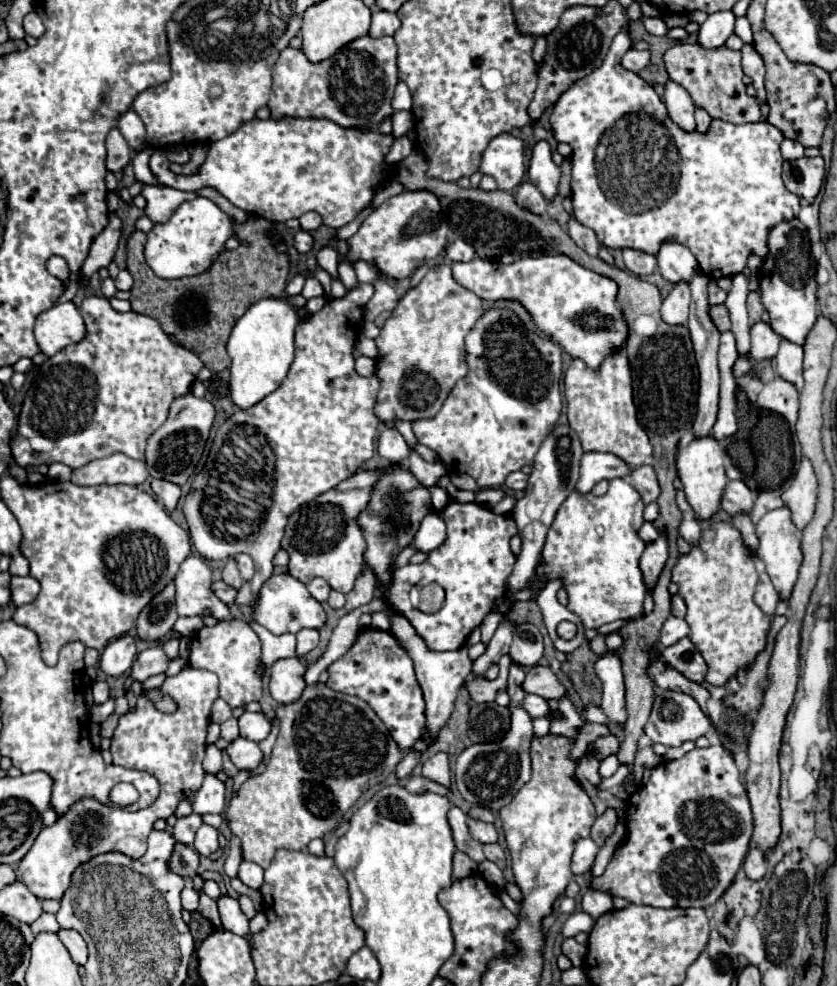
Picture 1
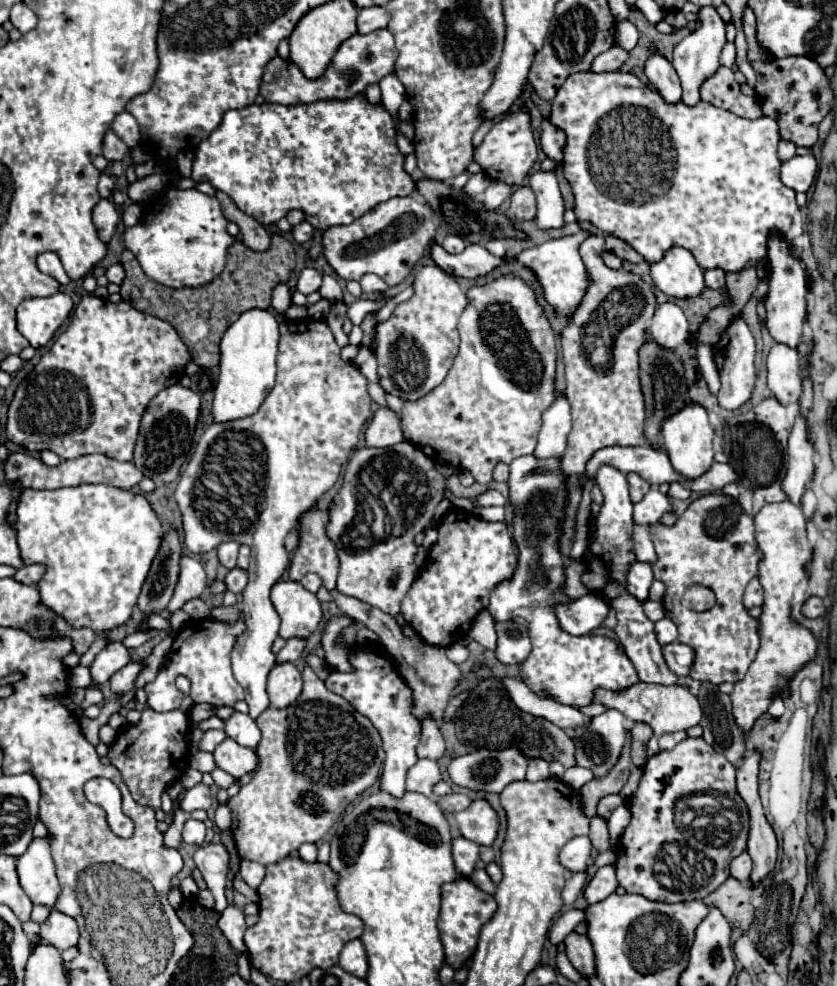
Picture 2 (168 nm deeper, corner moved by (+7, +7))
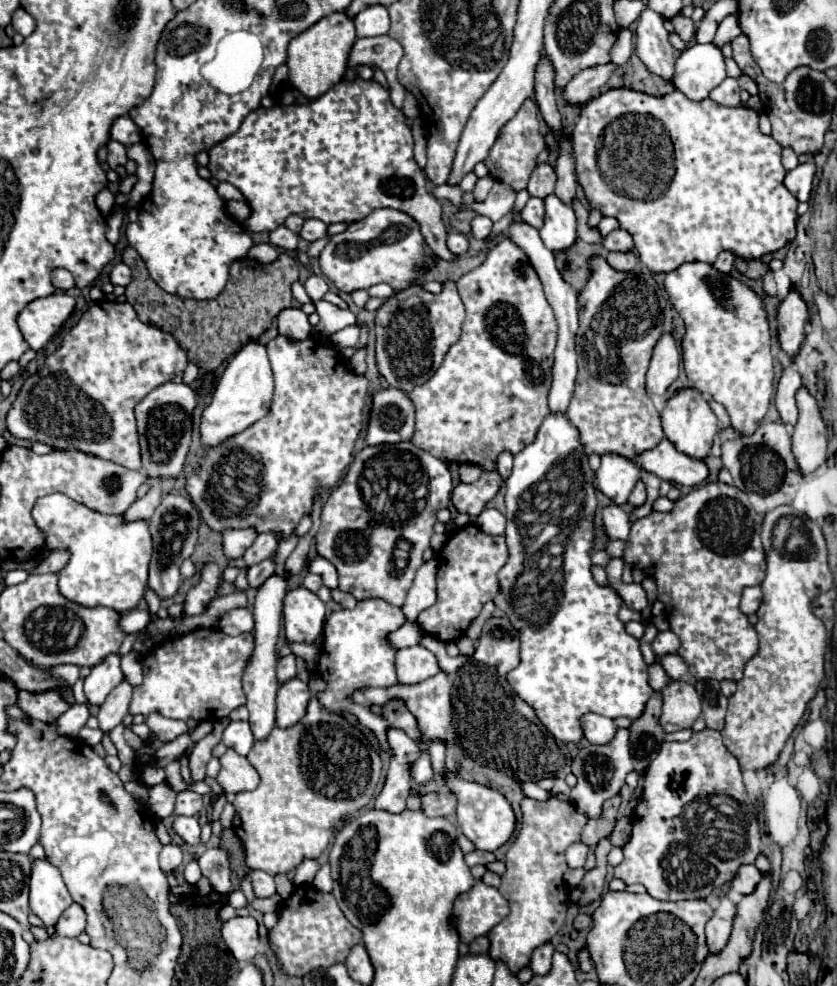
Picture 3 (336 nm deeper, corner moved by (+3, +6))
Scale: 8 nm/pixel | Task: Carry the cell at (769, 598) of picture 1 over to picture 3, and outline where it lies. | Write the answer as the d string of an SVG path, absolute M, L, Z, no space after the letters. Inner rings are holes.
M750 586L742 592L742 602L740 602L740 610L744 614L754 614L760 608L762 602L762 590L760 586Z

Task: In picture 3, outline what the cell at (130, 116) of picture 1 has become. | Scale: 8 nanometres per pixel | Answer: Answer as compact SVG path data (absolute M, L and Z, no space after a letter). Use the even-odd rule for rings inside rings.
M120 116L120 118L112 124L110 138L112 138L112 140L122 142L124 146L136 144L136 142L140 142L140 140L142 140L142 136L140 136L140 128L132 122L132 118L130 118L130 116Z

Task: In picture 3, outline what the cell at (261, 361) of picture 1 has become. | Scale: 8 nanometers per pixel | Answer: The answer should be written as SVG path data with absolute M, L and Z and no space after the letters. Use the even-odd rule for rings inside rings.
M250 338L246 344L238 348L238 352L230 358L212 398L212 404L204 410L200 422L202 442L206 446L216 446L224 442L224 438L242 432L256 420L264 418L270 410L274 392L274 376L268 360L266 346L258 342L258 338Z

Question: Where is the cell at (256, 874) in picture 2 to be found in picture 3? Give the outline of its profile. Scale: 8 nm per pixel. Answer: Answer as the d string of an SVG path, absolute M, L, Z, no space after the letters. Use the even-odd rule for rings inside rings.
M252 870L250 872L250 880L254 886L254 892L258 898L268 898L272 894L276 894L276 886L274 886L274 878L262 870Z

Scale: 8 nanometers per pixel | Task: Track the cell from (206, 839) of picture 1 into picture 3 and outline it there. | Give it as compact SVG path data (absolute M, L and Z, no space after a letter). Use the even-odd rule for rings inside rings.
M176 816L174 818L174 832L186 842L186 844L200 844L200 824L196 818Z

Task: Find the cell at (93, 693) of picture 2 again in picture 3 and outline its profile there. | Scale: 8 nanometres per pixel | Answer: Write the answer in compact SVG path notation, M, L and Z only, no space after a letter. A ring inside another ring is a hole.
M74 704L70 706L60 718L60 734L72 734L72 738L78 736L78 732L86 726L86 720L90 718L88 704Z

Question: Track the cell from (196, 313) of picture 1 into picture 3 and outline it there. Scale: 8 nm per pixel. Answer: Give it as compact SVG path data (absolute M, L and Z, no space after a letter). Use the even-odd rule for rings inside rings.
M134 248L122 252L124 264L132 270L132 282L126 286L126 298L134 306L138 318L164 332L170 332L186 350L188 360L204 370L218 368L236 352L244 338L258 338L270 328L274 316L292 304L290 286L298 280L296 258L282 252L274 262L260 264L250 258L236 260L230 266L230 280L222 294L214 300L192 300L164 292L150 276ZM256 264L256 266L250 266ZM260 264L260 266L258 266Z

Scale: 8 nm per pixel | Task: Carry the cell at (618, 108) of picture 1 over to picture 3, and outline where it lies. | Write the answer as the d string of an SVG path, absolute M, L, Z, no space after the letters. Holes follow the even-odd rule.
M610 88L594 98L590 98L584 104L576 106L576 124L572 130L572 142L574 142L574 158L576 158L576 178L578 184L584 188L584 194L592 206L592 210L598 210L602 216L612 216L620 222L620 228L628 230L634 238L636 250L640 254L640 262L648 266L652 272L672 272L684 262L706 262L714 264L718 254L728 250L734 256L742 256L744 260L758 260L764 258L780 248L784 248L788 242L796 236L796 206L798 200L786 190L784 176L786 168L780 162L782 146L772 138L758 130L758 112L752 108L726 108L718 106L710 98L692 102L688 100L680 90L674 90L666 96L650 96L646 92L638 92L632 88Z

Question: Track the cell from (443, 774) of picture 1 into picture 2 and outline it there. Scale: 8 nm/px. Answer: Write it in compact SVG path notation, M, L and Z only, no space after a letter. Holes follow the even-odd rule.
M426 715L424 719L420 719L420 727L422 727L422 735L418 745L418 757L438 761L444 755L444 739L438 729L438 721Z

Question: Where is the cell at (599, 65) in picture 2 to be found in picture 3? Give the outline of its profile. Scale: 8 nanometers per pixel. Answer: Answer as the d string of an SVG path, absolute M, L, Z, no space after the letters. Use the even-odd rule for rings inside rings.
M612 62L606 64L598 64L598 66L590 66L586 70L582 70L576 78L572 78L572 82L568 82L568 86L564 88L564 96L566 100L576 106L580 102L586 102L588 98L592 98L594 94L600 92L600 88L606 84L606 80L614 74L618 66Z

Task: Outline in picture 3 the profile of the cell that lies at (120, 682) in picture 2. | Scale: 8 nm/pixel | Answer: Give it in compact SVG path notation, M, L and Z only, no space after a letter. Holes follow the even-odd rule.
M122 680L100 706L98 722L102 730L114 730L122 724L122 718L128 714L128 706L132 702L132 686L128 680Z

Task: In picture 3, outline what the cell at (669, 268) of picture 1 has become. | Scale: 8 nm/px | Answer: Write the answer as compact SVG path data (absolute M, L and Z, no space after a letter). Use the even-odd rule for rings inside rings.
M704 262L678 266L666 274L664 286L686 322L682 356L688 378L696 390L724 404L736 430L752 434L764 418L774 390L770 330L762 300L730 274L722 274Z

